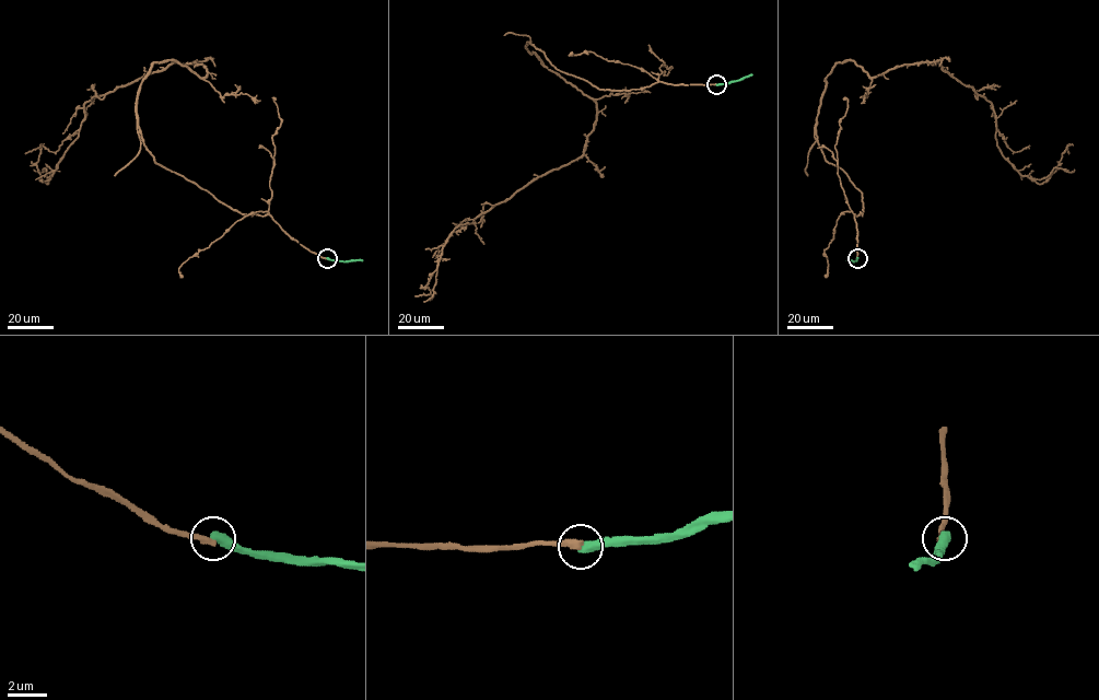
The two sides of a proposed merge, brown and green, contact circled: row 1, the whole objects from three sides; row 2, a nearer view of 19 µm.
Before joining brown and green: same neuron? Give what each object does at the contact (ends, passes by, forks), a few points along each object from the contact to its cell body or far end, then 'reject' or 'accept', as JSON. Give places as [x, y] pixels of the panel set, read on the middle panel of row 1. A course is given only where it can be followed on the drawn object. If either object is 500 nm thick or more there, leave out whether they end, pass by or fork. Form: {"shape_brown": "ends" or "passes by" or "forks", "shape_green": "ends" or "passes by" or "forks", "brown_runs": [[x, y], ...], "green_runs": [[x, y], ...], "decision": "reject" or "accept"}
{"brown_runs": [[716, 84], [599, 89], [529, 43], [595, 102], [584, 153], [454, 230], [425, 286], [431, 293], [414, 296]], "green_runs": [[716, 84], [752, 74]], "decision": "reject"}

